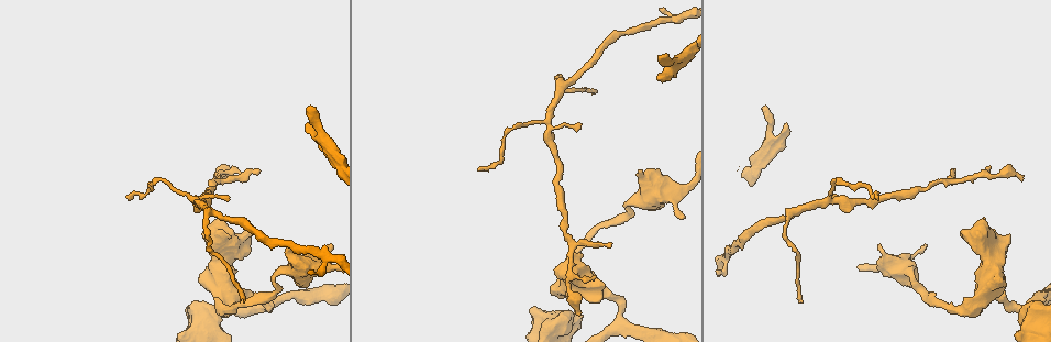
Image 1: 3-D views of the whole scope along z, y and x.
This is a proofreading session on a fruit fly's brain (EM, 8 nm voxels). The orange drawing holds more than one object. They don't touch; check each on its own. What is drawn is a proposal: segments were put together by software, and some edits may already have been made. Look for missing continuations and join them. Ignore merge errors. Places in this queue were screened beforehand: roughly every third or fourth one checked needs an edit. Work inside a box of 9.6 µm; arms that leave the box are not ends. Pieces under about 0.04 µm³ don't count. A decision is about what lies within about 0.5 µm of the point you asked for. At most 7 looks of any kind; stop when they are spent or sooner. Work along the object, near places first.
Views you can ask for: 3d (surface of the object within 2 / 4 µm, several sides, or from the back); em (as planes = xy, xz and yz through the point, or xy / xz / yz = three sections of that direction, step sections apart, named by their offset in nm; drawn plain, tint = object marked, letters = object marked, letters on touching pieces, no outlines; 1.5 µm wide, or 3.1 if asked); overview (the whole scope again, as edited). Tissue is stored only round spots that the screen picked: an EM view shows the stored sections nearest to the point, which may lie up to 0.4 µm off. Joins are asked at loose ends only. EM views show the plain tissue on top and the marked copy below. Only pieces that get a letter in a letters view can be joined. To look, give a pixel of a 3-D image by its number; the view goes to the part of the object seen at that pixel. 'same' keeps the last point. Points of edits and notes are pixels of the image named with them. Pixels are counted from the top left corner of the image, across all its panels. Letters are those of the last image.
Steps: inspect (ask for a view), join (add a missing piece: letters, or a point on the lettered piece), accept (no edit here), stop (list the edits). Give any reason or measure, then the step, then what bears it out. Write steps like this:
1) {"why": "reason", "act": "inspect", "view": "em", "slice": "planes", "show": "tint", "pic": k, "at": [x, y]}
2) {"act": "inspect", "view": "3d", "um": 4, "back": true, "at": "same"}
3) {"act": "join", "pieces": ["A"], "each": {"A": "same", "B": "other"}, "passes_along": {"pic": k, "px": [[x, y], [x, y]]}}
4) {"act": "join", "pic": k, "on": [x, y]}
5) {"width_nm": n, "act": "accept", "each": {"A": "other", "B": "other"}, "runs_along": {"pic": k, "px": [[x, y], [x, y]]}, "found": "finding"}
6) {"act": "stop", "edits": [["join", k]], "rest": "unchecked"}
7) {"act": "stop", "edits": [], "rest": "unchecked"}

{"why": "an open end", "act": "inspect", "view": "em", "slice": "planes", "show": "letters", "pic": 1, "at": [315, 110]}

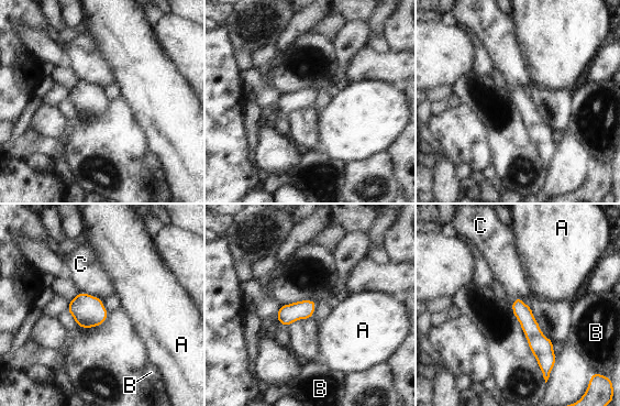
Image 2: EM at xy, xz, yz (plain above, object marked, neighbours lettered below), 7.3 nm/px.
{"act": "accept", "each": {"A": "other", "B": "other", "C": "other"}, "border": {"pic": 2, "px": [[80, 291], [98, 296], [101, 299]]}, "found": "no lettered piece goes on from it"}

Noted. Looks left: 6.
{"why": "branch stops here", "act": "inspect", "view": "em", "slice": "xz", "step": 4, "show": "tint", "pic": 1, "at": [595, 275]}

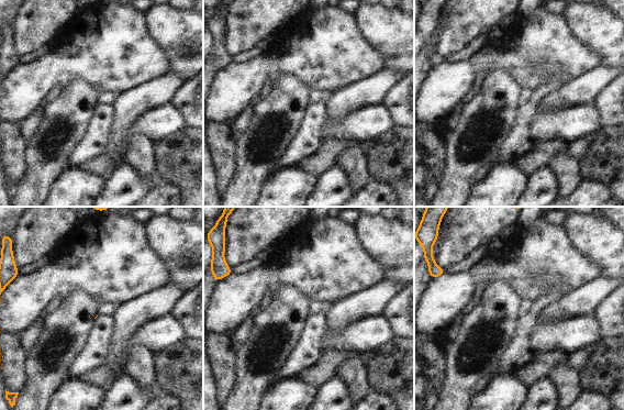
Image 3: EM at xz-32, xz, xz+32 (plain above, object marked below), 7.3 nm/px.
{"act": "inspect", "view": "em", "slice": "planes", "show": "letters", "at": "same"}

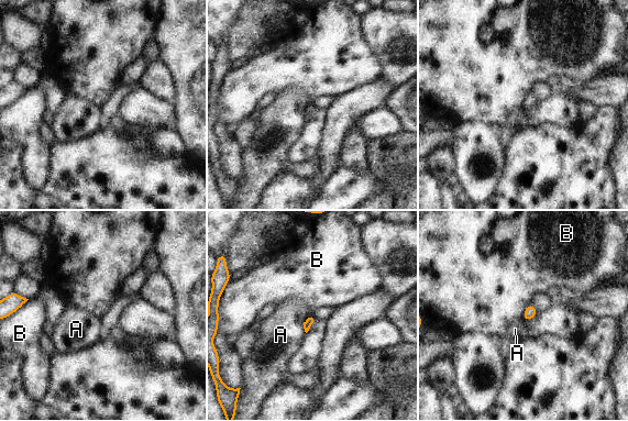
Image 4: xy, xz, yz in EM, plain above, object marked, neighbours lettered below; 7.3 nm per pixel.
{"act": "accept", "each": {"A": "other", "B": "other"}, "border": {"pic": 4, "px": [[530, 302], [524, 310], [522, 317]]}, "found": "none of them fits"}

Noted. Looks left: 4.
{"act": "inspect", "view": "3d", "um": 4, "back": true, "pic": 1, "at": [591, 94]}

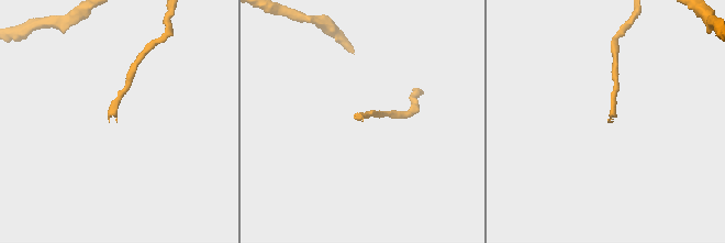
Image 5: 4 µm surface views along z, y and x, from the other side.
{"act": "inspect", "view": "em", "slice": "planes", "show": "letters", "pic": 5, "at": [611, 121]}

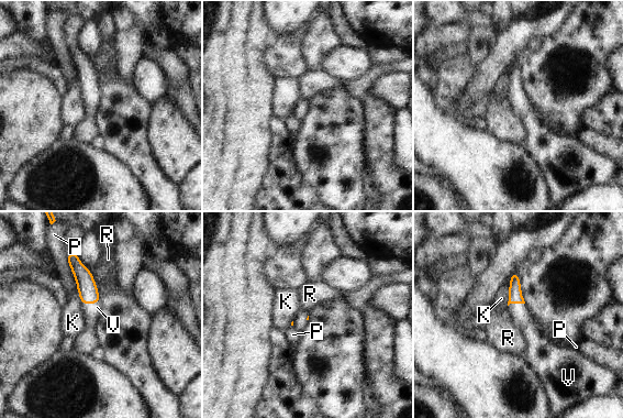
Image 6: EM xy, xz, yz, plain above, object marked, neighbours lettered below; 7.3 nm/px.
{"act": "join", "pieces": ["V"], "each": {"K": "other", "P": "other", "R": "other", "V": "same"}, "passes_along": {"pic": 6, "px": [[87, 288], [90, 303], [90, 310]]}, "found": "the neuron continues"}

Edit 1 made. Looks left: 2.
{"act": "stop", "edits": [["join", 6]], "rest": "unchecked"}

